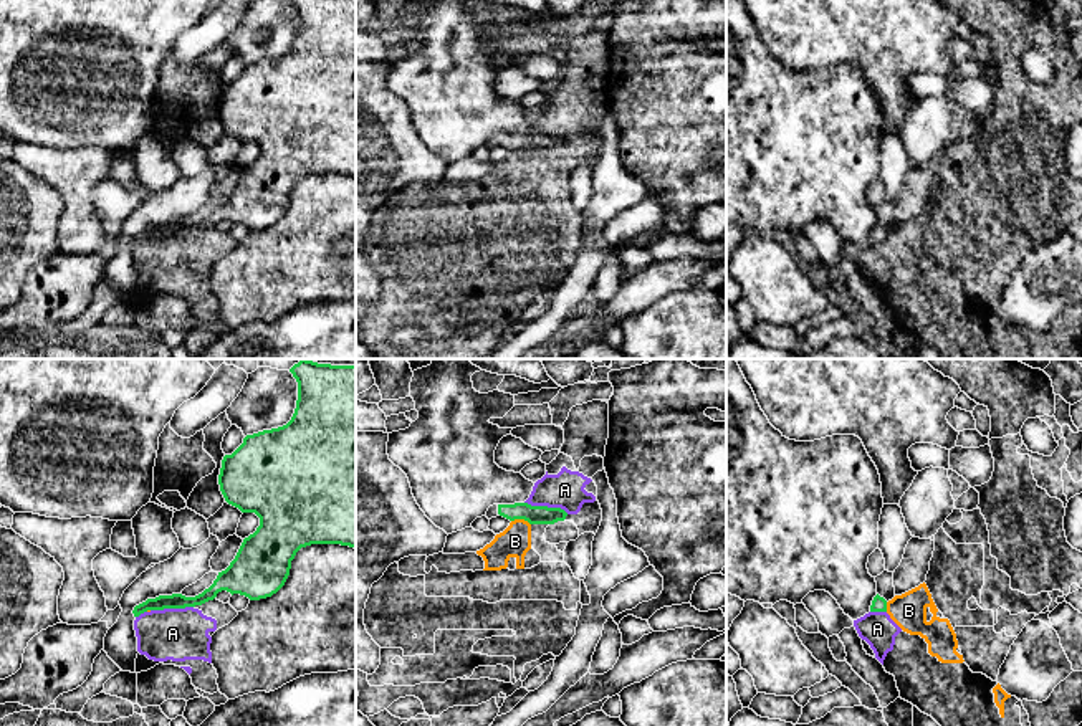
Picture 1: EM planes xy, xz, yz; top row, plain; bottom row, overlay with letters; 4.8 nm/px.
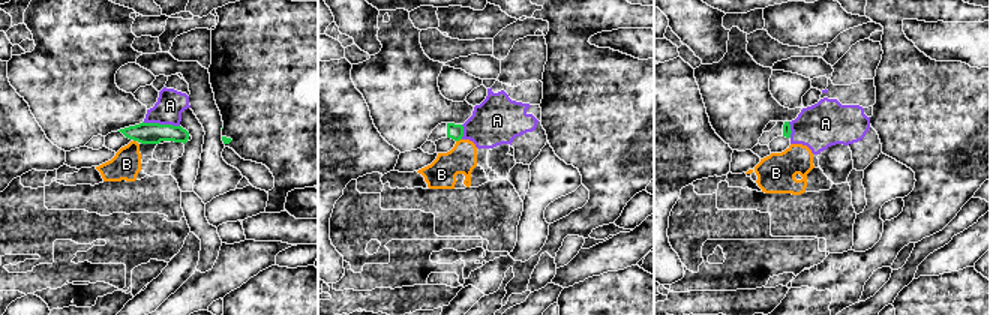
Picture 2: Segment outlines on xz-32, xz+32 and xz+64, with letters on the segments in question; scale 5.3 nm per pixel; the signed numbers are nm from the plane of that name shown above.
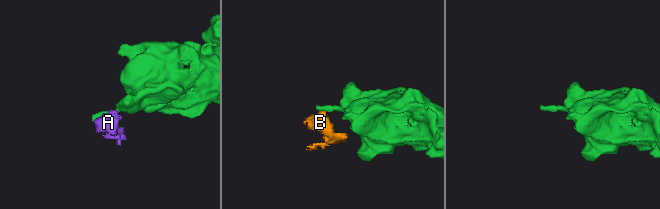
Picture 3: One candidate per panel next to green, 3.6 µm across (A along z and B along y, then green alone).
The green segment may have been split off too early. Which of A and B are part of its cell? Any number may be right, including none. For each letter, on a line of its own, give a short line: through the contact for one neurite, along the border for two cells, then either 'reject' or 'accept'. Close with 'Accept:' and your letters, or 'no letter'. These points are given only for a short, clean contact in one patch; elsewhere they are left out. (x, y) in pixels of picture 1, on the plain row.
A: xz (525, 131), (535, 136), (560, 136), (568, 143) | reject
B: xz (512, 149), (525, 149), (530, 154) | reject
Accept: no letter

